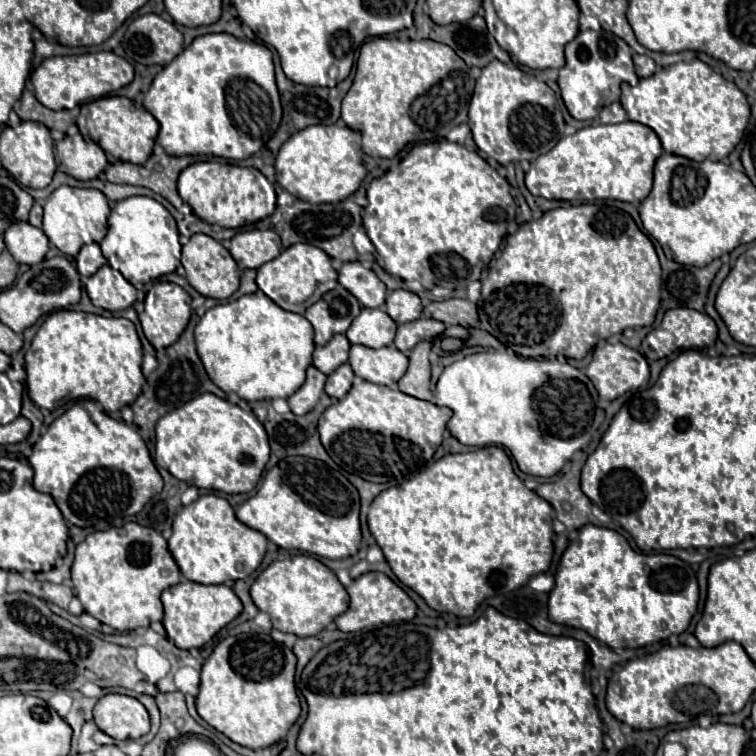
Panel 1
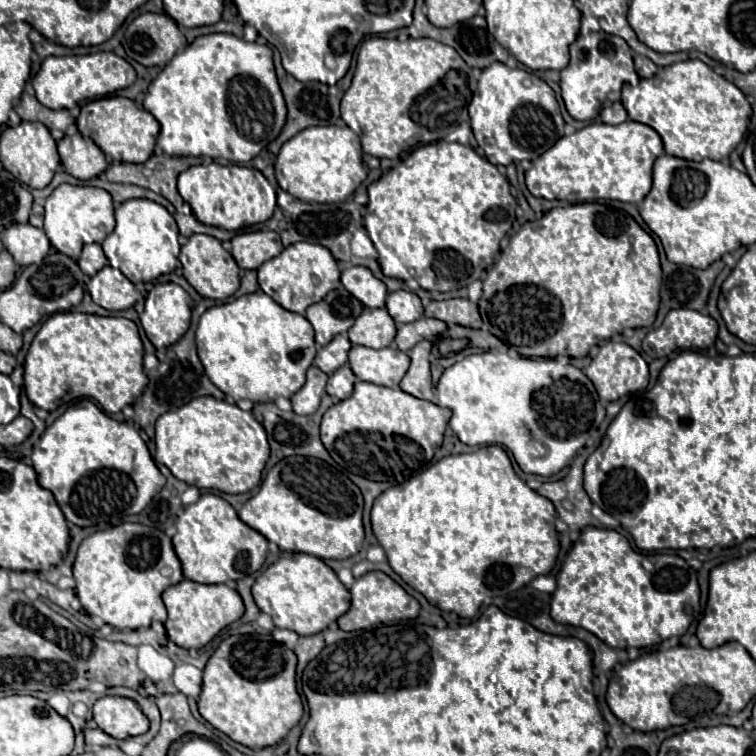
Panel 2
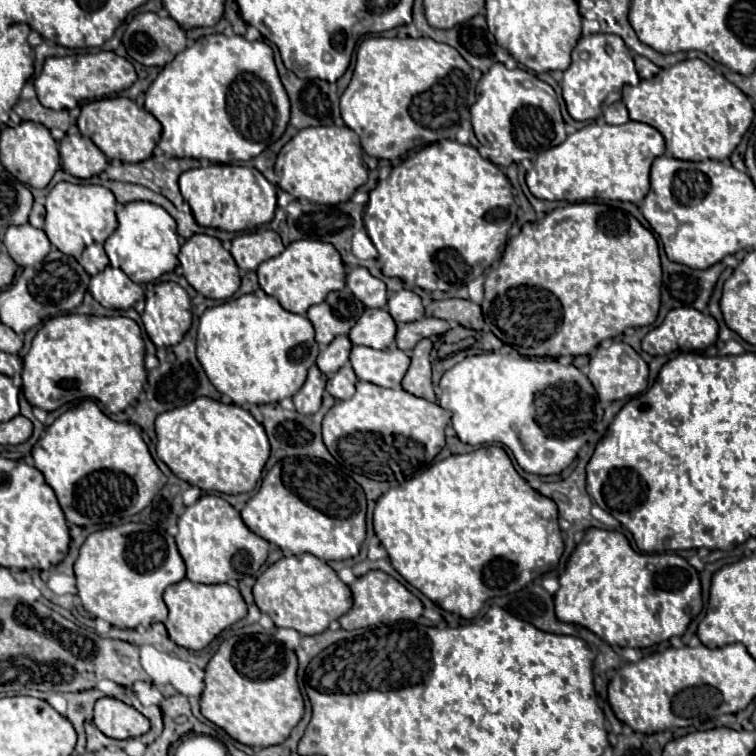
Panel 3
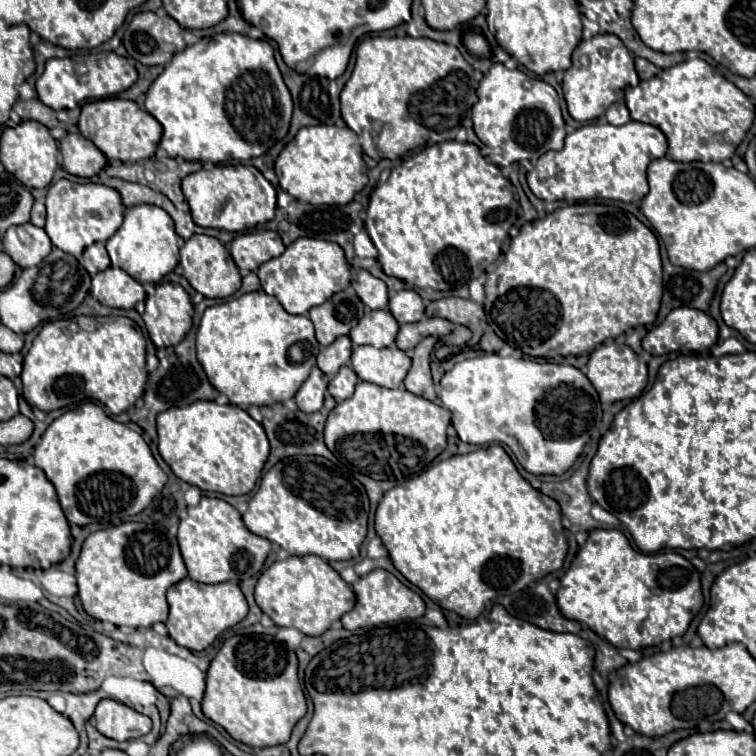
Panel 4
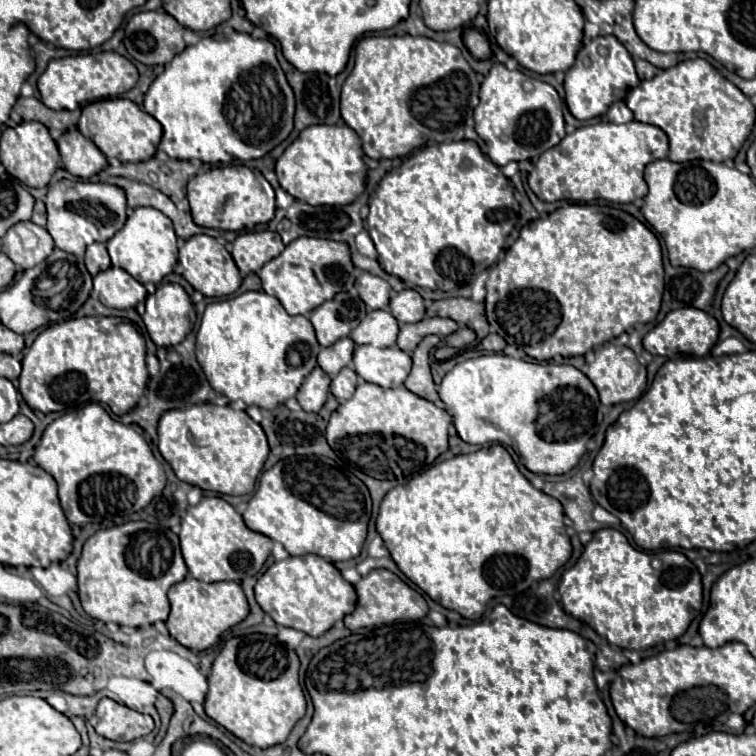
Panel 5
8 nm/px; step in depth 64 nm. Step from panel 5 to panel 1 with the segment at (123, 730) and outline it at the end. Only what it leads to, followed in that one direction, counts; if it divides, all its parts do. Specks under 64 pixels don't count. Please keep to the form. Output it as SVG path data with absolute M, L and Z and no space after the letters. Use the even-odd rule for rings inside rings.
M106 694L94 706L94 722L116 740L138 740L150 730L148 710L130 696Z

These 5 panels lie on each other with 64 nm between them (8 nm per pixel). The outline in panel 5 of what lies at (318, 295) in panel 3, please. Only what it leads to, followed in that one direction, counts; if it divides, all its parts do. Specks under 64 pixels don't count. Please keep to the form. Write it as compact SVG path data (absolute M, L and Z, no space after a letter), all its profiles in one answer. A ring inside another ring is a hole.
M300 236L290 242L280 256L266 262L260 268L258 276L262 280L264 292L276 296L288 314L306 316L322 302L332 300L334 294L350 290L356 280L356 270L350 262L350 250L346 244L324 238Z

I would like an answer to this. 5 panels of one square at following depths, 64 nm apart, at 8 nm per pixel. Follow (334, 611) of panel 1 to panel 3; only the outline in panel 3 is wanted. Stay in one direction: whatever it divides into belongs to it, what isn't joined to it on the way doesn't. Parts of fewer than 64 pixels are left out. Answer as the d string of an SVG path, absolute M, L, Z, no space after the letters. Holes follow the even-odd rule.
M312 554L284 556L264 570L254 584L256 606L272 618L278 628L294 628L300 634L320 634L332 620L338 620L352 608L350 588L336 572Z

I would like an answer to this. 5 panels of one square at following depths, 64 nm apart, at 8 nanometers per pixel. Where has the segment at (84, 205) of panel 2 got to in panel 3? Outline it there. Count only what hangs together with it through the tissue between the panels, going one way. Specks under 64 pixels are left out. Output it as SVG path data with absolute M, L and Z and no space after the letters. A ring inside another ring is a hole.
M60 182L56 184L50 194L46 196L46 224L44 224L44 198L38 196L30 214L30 224L34 228L42 228L48 236L48 240L68 256L80 258L82 250L88 245L104 240L116 230L116 200L114 194L104 186L92 186L92 184L70 184Z

